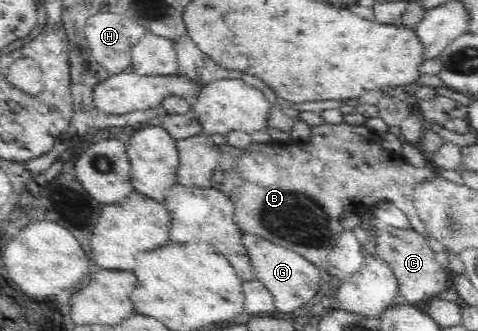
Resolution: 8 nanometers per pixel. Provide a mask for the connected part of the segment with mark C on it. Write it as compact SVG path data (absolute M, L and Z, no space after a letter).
M386 225L376 227L375 233L376 257L392 268L392 274L398 283L398 303L415 306L425 299L439 297L442 291L450 287L449 271L440 266L434 257L434 250L428 245L423 234L412 227L400 229Z

